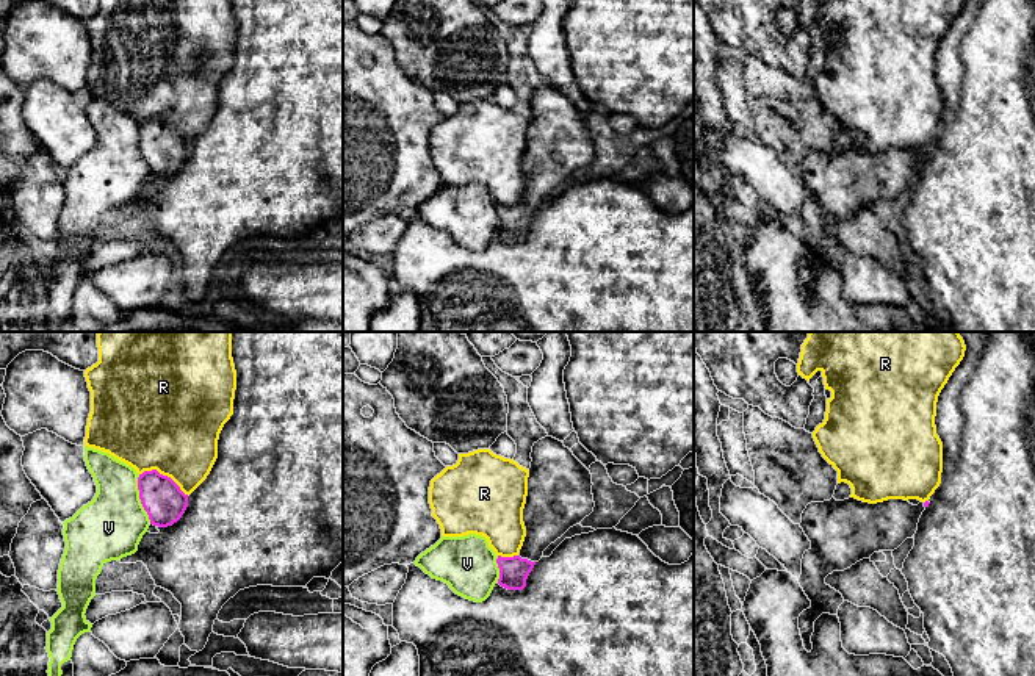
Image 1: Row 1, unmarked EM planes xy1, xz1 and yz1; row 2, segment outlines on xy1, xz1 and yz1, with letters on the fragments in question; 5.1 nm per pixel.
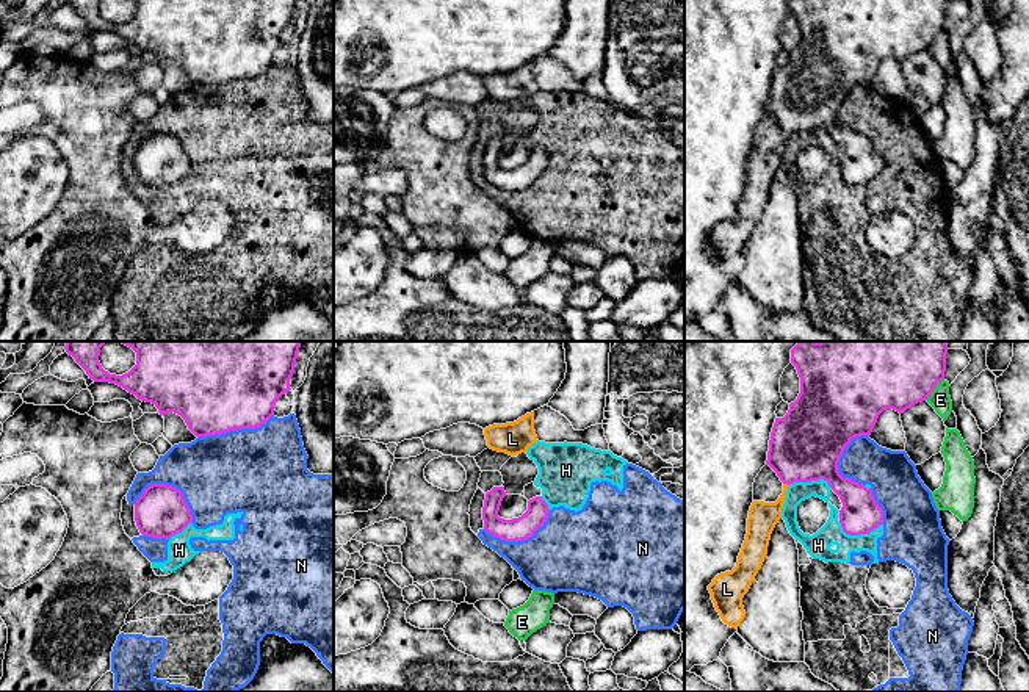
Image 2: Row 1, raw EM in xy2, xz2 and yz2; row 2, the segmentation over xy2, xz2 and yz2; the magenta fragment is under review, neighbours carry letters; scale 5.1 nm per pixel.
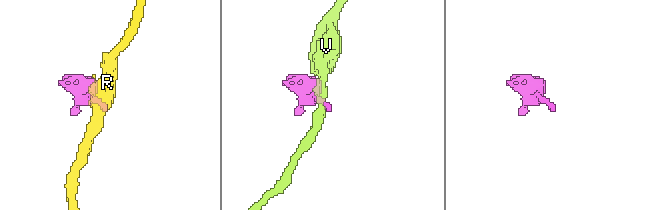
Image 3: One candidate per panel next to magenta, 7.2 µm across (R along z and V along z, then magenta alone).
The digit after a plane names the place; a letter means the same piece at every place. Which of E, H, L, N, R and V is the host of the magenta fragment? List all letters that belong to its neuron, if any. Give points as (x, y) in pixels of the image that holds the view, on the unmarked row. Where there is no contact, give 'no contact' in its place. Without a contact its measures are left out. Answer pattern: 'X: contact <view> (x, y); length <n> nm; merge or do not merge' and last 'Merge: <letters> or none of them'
E: contact yz2 (934, 36); length 150 nm; do not merge
H: contact yz2 (859, 183); length 220 nm; do not merge
L: contact yz2 (787, 132); length 40 nm; do not merge
N: contact xy2 (171, 135); length 320 nm; do not merge
R: contact xy1 (165, 125); length 280 nm; do not merge
V: contact xy1 (140, 147); length 260 nm; do not merge
Merge: none of them

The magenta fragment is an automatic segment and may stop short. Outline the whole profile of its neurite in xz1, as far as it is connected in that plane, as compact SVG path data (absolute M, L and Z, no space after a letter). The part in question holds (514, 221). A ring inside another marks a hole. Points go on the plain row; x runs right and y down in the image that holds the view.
M553 86L539 89L531 108L523 196L518 205L496 208L498 233L507 239L523 239L543 200L595 156L592 124L562 91Z

